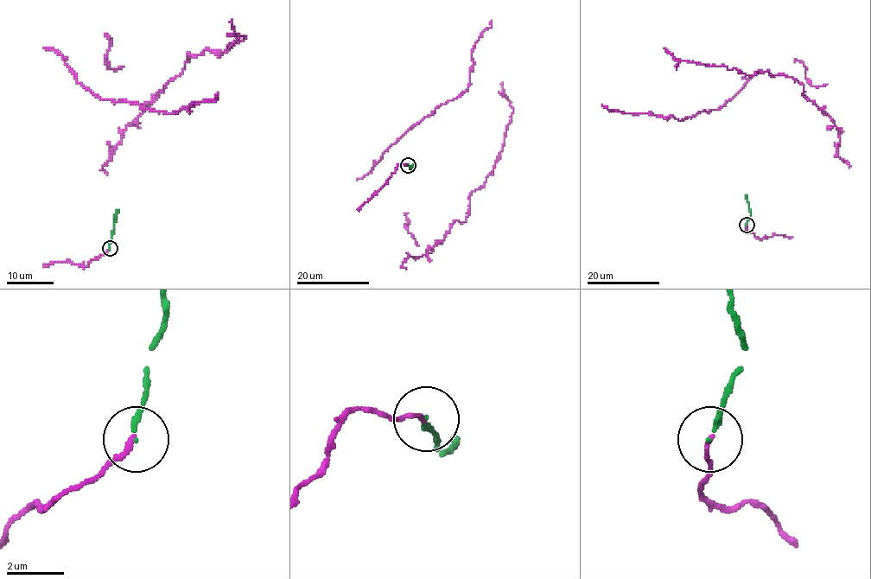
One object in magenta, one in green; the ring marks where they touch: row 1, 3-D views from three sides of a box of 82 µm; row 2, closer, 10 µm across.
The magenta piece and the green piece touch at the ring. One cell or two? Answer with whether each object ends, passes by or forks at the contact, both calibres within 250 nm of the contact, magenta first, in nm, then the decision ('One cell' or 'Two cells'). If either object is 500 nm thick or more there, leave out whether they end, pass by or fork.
At the ring magenta ends. At the ring green ends. Thickness 170 nm (magenta) against 160 nm. One cell

